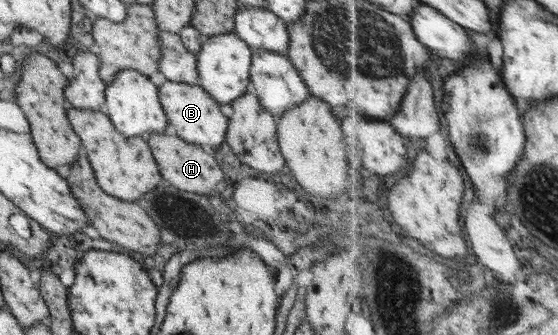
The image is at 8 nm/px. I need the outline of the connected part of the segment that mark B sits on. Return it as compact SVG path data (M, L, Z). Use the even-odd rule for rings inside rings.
M165 81L158 88L158 101L165 113L169 131L181 140L195 144L204 150L219 148L225 143L227 117L219 111L215 100L211 99L198 85Z

